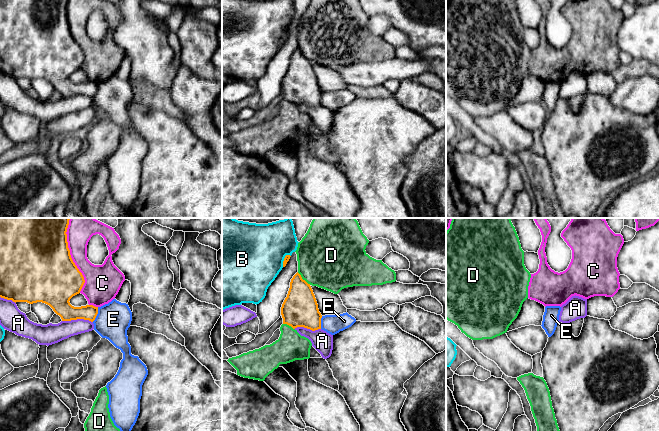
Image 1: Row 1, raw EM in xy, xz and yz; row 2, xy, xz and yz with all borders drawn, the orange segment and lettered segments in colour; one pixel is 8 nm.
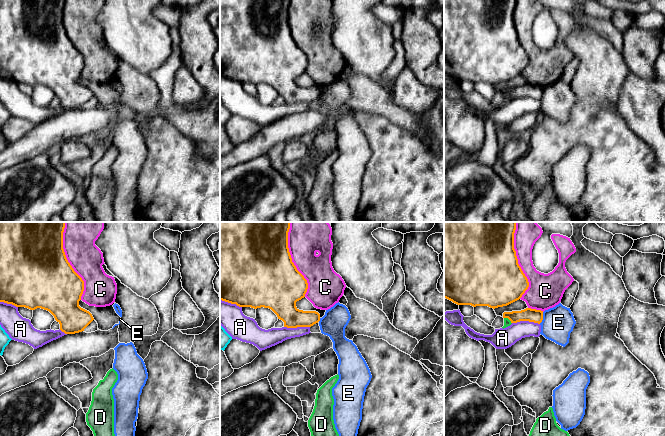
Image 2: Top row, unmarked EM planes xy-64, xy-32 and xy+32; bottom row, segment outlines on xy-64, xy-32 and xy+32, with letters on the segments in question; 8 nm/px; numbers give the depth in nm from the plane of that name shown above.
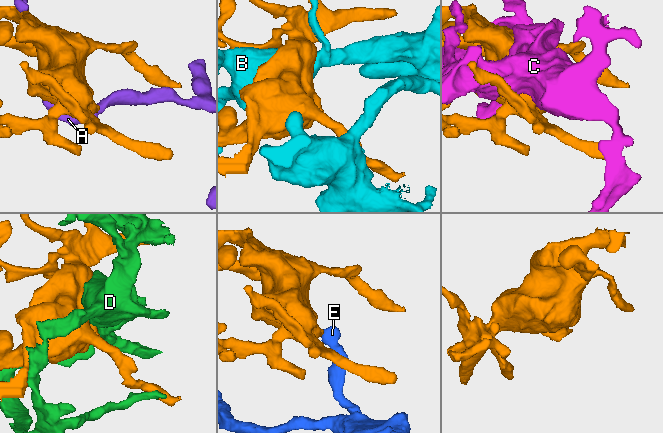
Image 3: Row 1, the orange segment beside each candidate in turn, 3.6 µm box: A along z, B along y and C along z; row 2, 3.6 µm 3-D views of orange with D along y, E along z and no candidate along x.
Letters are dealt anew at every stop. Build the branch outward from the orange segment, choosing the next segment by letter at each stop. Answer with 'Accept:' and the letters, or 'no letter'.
Accept: no letter

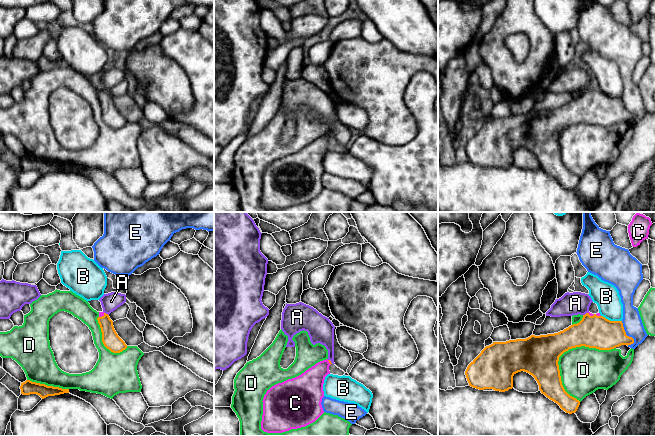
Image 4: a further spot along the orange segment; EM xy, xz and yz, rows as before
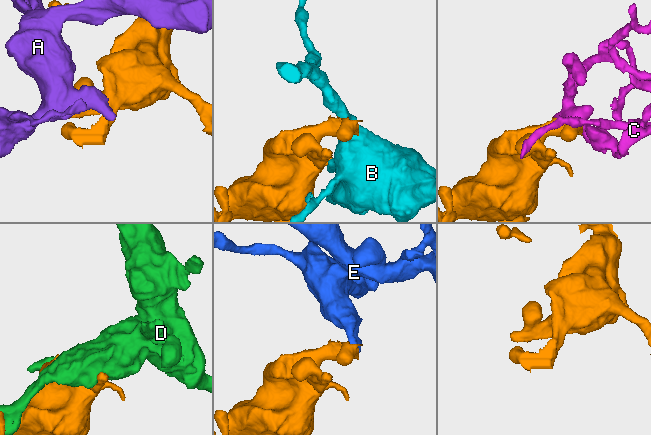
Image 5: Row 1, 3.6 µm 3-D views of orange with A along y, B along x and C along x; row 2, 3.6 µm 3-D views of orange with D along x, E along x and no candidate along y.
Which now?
Accept: C

